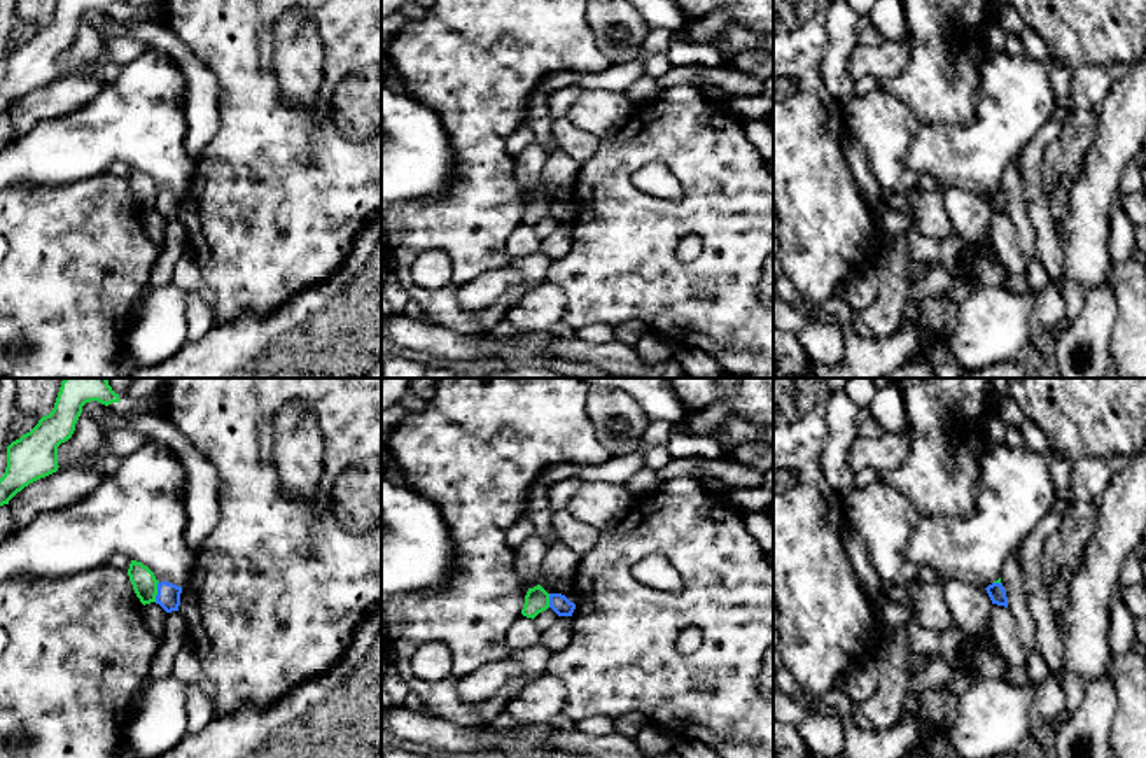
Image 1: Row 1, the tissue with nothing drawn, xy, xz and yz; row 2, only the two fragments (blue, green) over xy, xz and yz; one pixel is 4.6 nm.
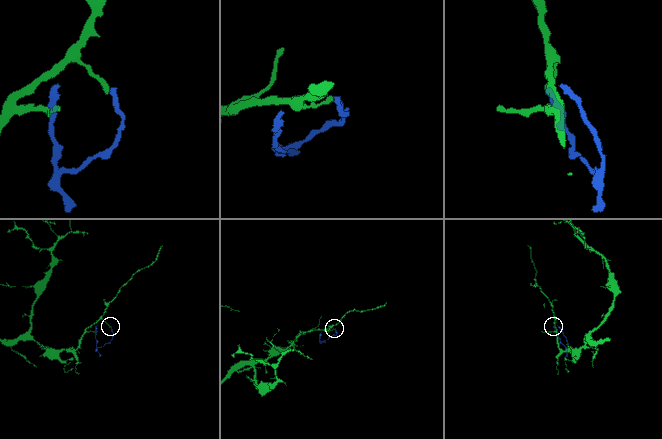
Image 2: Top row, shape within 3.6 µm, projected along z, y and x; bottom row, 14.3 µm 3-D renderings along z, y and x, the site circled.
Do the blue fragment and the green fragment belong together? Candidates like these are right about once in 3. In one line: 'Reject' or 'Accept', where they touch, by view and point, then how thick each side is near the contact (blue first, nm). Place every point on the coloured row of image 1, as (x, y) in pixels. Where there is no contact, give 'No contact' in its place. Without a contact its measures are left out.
Reject. Touches blue at xy (158, 592). Thickness 110 nm (blue) against 120 nm

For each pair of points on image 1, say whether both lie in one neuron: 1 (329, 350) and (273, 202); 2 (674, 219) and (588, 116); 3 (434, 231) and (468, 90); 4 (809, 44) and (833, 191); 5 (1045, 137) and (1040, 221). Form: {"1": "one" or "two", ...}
{"1": "two", "2": "two", "3": "one", "4": "one", "5": "one"}

